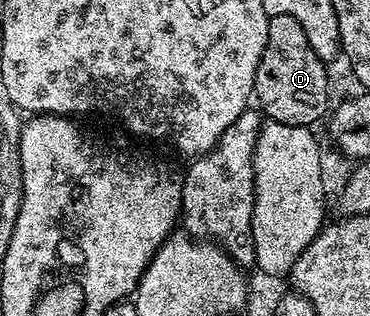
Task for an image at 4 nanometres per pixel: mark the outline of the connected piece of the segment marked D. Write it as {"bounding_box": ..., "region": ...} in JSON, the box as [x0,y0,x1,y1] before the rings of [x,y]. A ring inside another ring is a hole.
{"bounding_box":[253,16,331,128],"region":[[[272,16],[268,22],[268,42],[254,75],[253,99],[265,119],[310,128],[322,115],[325,117],[331,107],[330,76],[326,68],[327,61],[316,58],[316,50],[312,50],[304,35],[304,26],[300,26],[294,16]]]}

